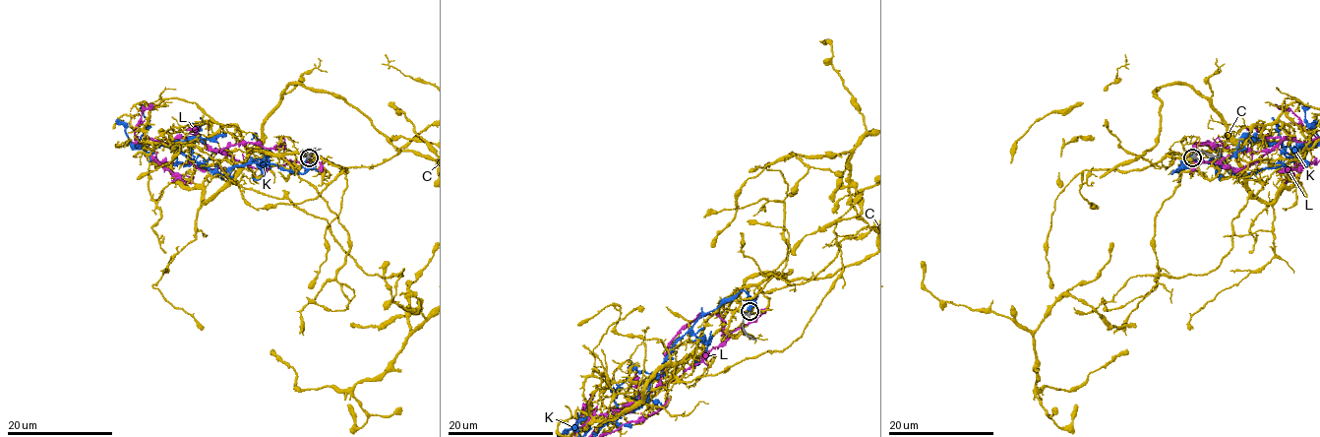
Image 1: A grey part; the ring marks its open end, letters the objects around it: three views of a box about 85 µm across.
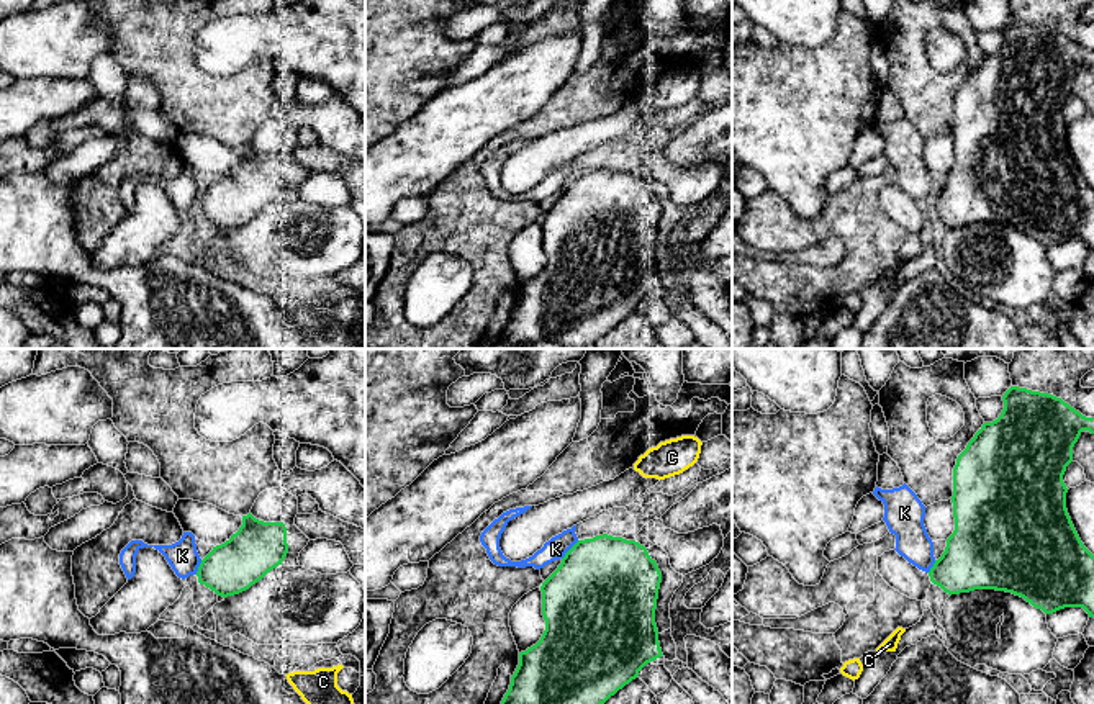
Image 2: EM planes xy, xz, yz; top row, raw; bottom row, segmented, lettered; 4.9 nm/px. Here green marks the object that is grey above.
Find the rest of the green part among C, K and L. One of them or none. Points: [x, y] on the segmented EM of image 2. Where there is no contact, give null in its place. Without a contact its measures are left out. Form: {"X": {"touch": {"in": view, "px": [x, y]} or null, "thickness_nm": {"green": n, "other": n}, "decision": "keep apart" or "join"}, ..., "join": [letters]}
{"C": {"touch": null, "decision": "join"}, "K": {"touch": {"in": "xz", "px": [569, 550]}, "thickness_nm": {"green": 500, "other": 110}, "decision": "keep apart"}, "L": {"touch": null, "decision": "keep apart"}, "join": ["C"]}

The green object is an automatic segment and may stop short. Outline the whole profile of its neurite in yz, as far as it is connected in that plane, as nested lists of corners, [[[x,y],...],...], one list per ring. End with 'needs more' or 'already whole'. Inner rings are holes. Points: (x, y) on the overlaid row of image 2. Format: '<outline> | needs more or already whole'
[[[1010,386],[1002,401],[1001,416],[984,422],[956,458],[952,496],[955,530],[929,571],[930,581],[950,596],[996,589],[1020,596],[1045,614],[1083,607],[1094,617],[1094,555],[1084,547],[1071,522],[1066,509],[1068,488],[1063,481],[1081,432],[1094,434],[1094,417],[1083,416],[1061,398],[1019,386]]] | already whole

